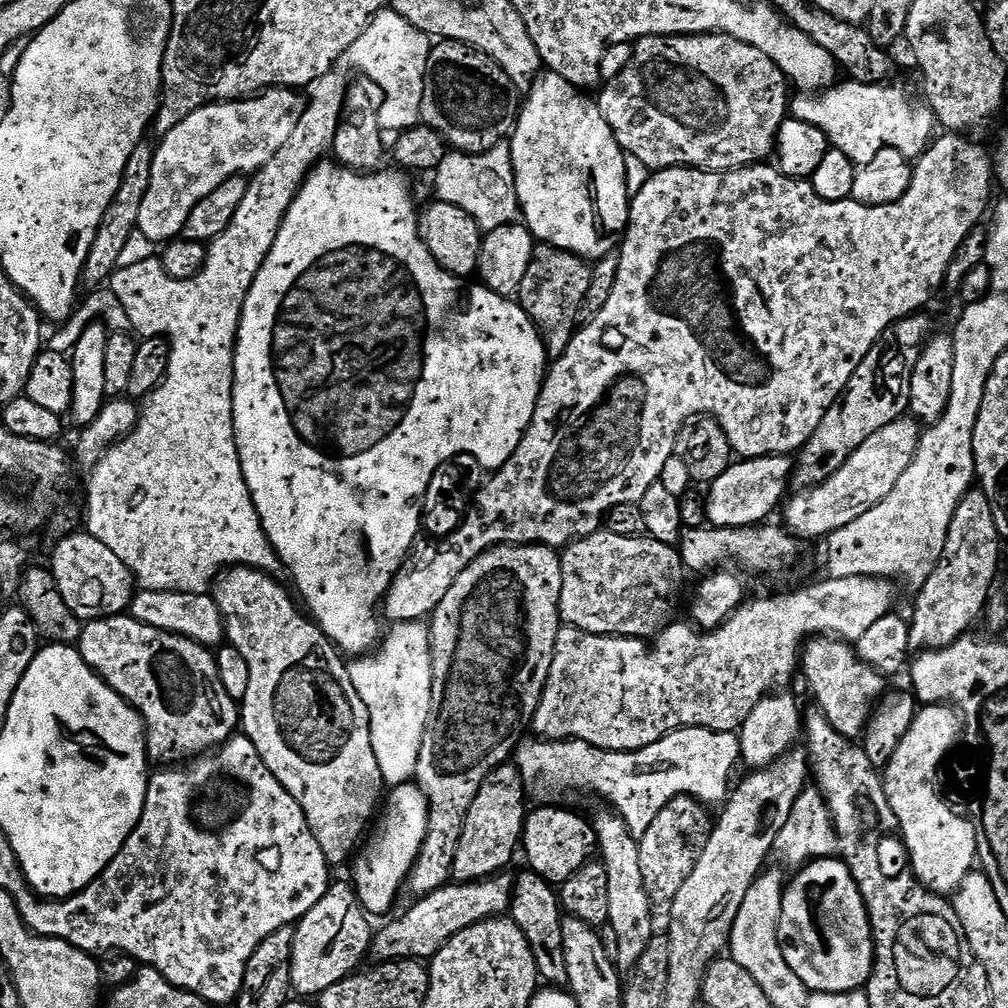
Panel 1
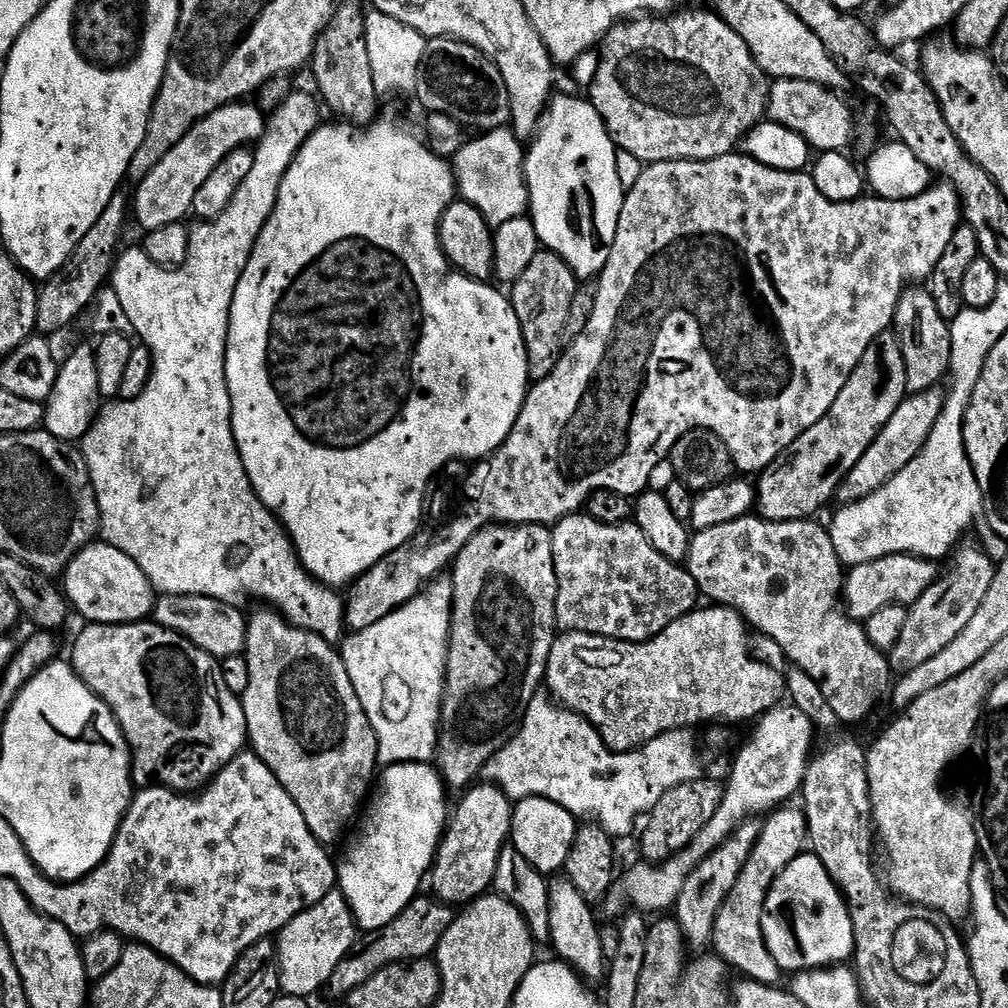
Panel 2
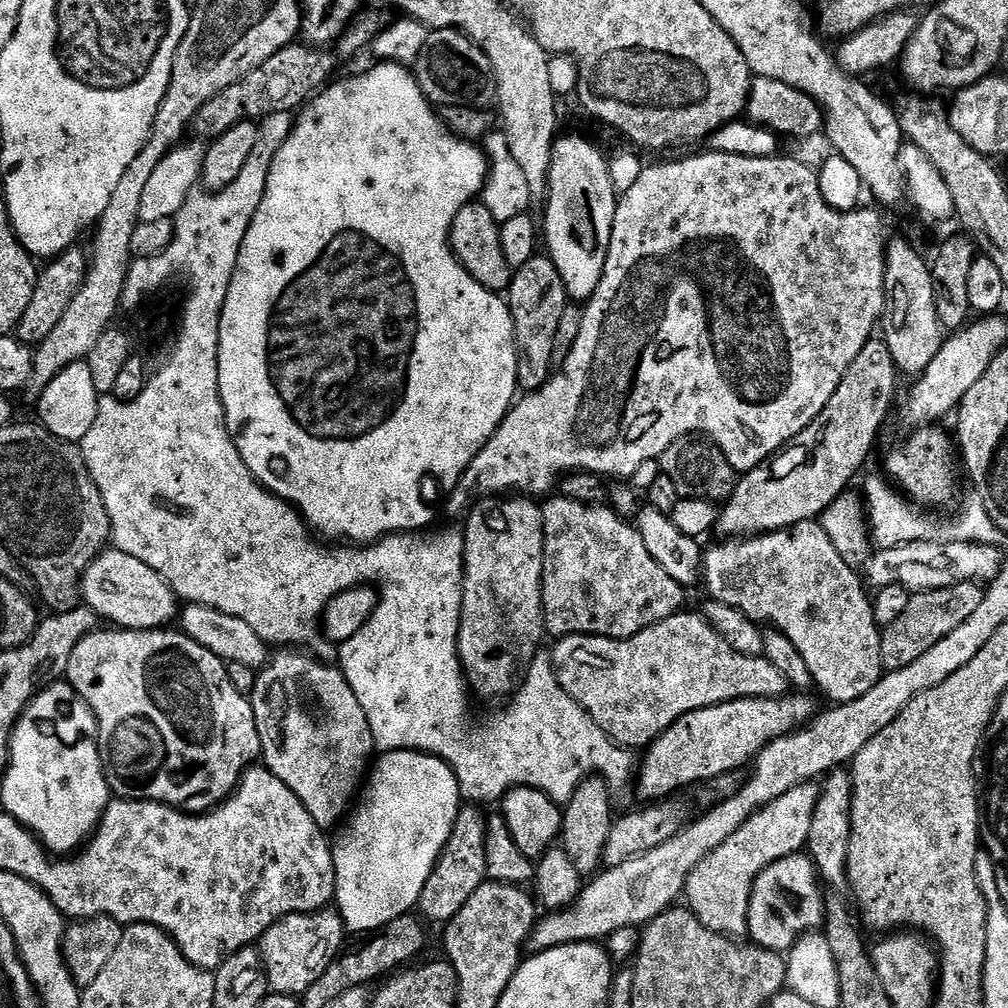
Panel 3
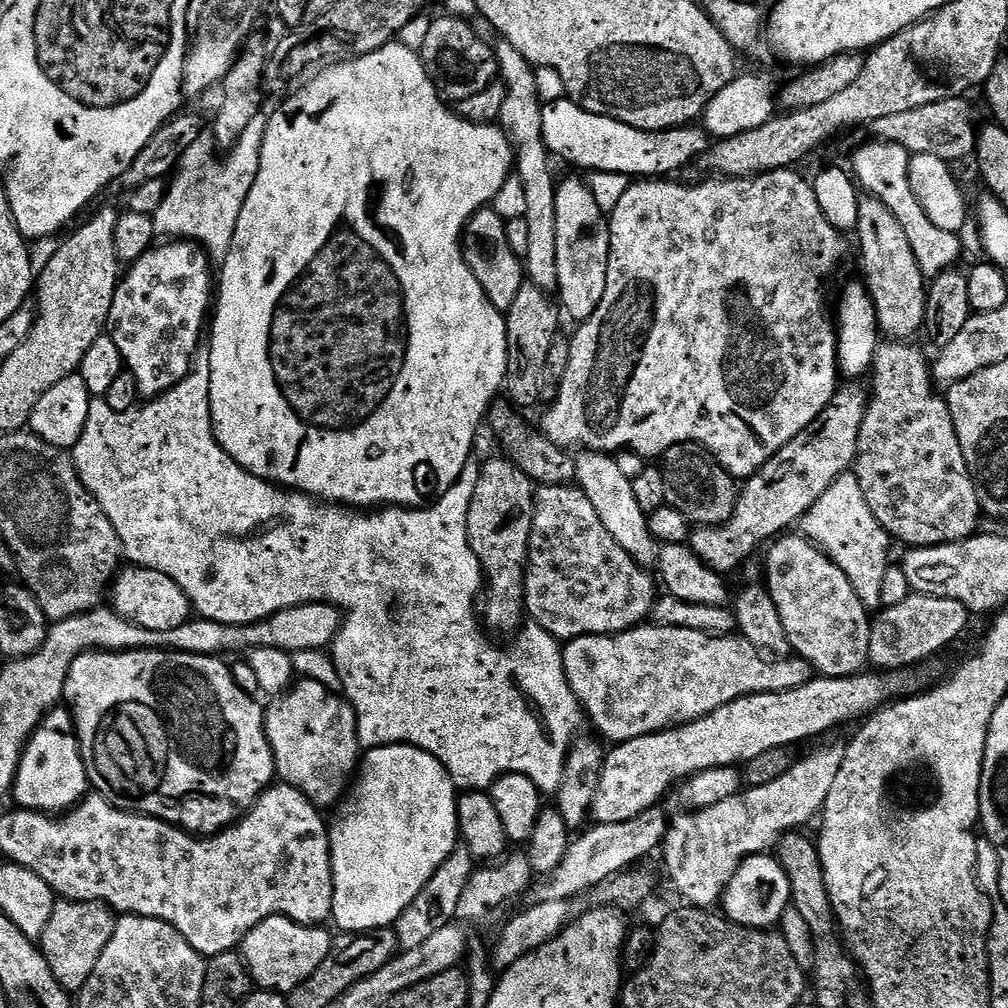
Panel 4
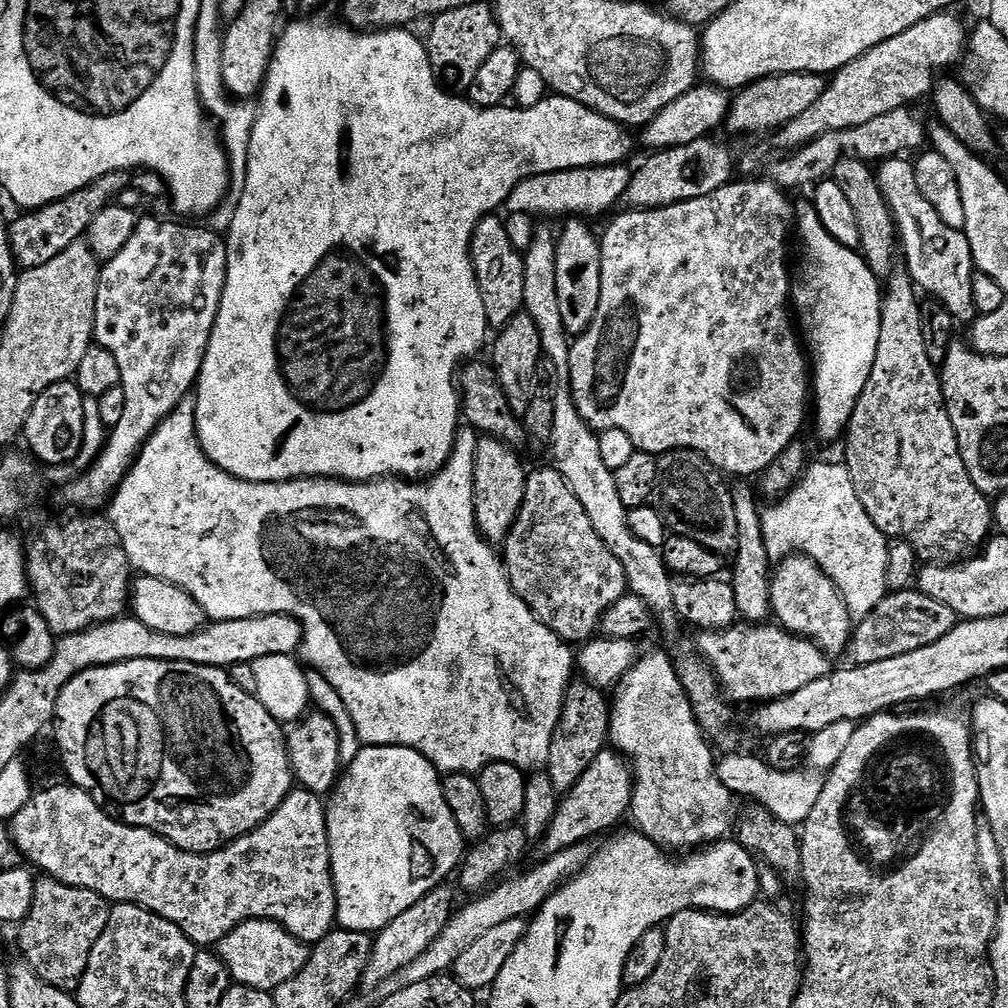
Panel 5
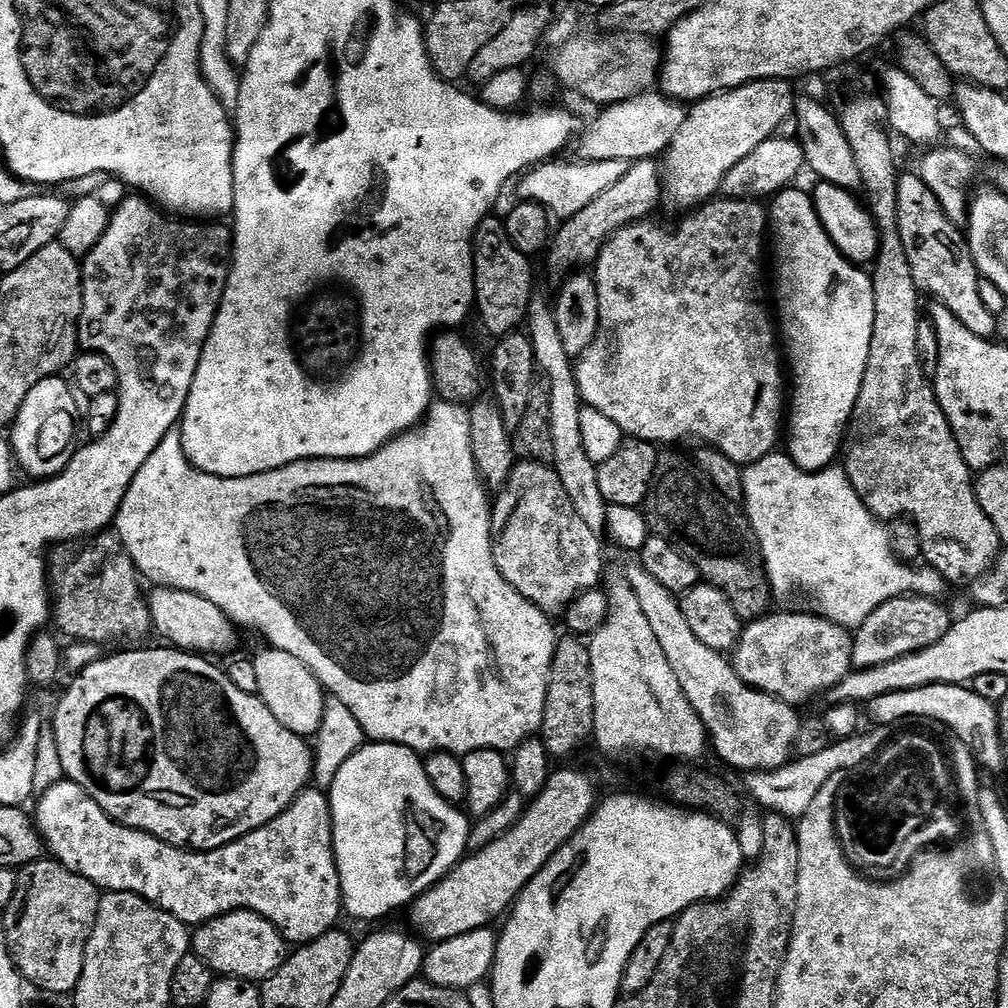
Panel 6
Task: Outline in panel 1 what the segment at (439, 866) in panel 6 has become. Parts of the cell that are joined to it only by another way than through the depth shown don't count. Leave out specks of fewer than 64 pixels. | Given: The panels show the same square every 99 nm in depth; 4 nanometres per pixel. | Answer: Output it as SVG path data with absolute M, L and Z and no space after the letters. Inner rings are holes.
M409 782L391 789L383 801L379 820L380 829L377 830L376 836L369 835L363 841L362 847L355 853L350 864L350 884L354 889L354 895L372 918L377 918L376 916L390 911L395 906L396 895L399 894L400 888L402 892L412 865L416 863L416 854L428 827L428 799L420 791L419 784Z

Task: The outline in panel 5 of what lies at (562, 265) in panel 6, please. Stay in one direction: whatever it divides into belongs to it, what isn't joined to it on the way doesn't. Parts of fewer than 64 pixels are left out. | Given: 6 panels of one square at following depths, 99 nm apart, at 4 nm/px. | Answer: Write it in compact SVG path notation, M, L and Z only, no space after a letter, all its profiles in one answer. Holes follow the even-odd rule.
M712 138L695 140L686 146L665 148L649 155L652 157L633 171L632 181L624 195L627 207L632 210L665 208L694 198L706 198L714 194L714 190L733 183L736 160L726 145L714 141Z

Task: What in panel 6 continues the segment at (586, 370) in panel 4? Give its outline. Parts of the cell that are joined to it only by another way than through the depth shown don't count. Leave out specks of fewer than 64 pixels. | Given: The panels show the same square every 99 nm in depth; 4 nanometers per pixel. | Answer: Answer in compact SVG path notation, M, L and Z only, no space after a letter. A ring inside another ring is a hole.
M713 198L685 216L688 217L677 226L676 232L653 222L637 222L608 237L594 265L600 321L594 342L575 361L576 384L580 388L581 401L587 407L606 414L606 418L617 424L625 437L647 440L657 446L672 444L675 440L702 440L698 442L720 451L736 464L750 466L773 455L772 447L779 436L781 439L782 421L786 416L786 368L778 343L778 324L770 311L770 292L764 289L764 235L767 237L770 232L770 212L759 199Z

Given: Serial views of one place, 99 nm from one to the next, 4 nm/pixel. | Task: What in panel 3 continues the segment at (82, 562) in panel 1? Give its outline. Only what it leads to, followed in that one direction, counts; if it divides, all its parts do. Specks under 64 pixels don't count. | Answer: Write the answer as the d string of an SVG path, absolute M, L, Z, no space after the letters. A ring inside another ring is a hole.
M115 550L101 552L100 557L84 571L82 600L87 607L93 608L101 621L109 620L112 623L109 625L130 632L148 632L152 628L164 628L171 625L168 623L171 620L173 623L178 616L178 607L176 608L178 597L172 587L154 570L150 570L150 566L146 566L146 562L138 562L138 558Z

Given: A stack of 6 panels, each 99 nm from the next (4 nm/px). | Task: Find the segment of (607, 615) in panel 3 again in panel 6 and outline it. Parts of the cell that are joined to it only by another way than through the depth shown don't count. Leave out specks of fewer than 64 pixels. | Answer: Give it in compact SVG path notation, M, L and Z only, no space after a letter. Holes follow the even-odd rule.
M520 460L515 465L510 474L510 478L504 483L504 487L499 489L497 498L490 508L492 518L492 557L498 566L498 570L502 574L502 578L506 578L506 582L510 582L510 586L514 586L514 590L518 590L518 594L522 594L522 598L526 598L534 606L541 608L549 618L556 618L556 615L567 613L568 605L581 596L584 592L593 591L597 587L596 584L600 579L603 581L604 576L604 548L600 545L601 537L594 530L590 530L590 526L586 526L586 522L582 522L582 518L578 518L578 510L574 510L574 502L570 502L570 494L566 494L566 486L562 486L560 475L556 472L555 467L547 464L539 464L533 460Z

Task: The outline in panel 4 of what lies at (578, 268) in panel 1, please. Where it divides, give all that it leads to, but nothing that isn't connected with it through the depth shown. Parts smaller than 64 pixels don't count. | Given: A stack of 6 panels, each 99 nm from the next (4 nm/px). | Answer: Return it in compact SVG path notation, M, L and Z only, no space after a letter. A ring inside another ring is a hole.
M525 283L514 298L514 306L506 314L506 342L508 343L508 365L504 388L509 401L517 409L532 408L541 403L540 385L544 376L544 363L550 346L558 334L561 313L553 297L538 286Z

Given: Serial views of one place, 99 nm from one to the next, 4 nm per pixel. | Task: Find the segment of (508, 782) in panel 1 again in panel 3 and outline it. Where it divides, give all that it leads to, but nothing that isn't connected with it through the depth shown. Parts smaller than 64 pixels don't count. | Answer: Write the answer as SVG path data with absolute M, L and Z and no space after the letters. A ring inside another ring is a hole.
M461 807L452 827L450 838L446 842L443 854L438 858L430 878L426 878L426 886L420 895L418 912L425 921L452 920L466 902L470 902L470 894L478 890L487 880L486 874L486 816L479 807Z

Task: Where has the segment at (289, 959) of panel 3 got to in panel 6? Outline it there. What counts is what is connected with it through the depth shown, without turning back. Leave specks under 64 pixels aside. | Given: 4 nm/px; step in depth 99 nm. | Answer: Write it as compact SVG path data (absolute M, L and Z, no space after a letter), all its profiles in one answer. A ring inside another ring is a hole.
M247 910L228 912L199 925L191 933L190 948L195 956L202 958L202 962L212 968L213 973L253 982L269 980L290 955L284 935L270 921Z

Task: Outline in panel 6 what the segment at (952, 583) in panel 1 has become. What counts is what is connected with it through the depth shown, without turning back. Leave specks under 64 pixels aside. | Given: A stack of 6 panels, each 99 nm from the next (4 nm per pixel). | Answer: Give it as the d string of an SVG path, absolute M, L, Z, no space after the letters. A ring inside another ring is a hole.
M900 596L897 600L886 602L862 622L860 628L855 629L852 642L852 666L853 669L873 668L882 666L886 662L894 662L906 654L914 654L926 646L934 646L940 639L951 630L954 623L953 617L948 617L946 609L940 605L939 599L930 596Z

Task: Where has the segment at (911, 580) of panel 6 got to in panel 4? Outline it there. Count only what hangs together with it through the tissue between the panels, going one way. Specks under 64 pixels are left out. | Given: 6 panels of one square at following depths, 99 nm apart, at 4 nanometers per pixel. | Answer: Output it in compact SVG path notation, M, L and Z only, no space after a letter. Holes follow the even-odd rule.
M854 474L838 477L822 494L822 498L818 498L818 502L814 502L814 506L810 506L808 513L800 520L798 528L807 539L811 540L816 547L821 548L840 567L842 574L846 574L846 578L850 578L850 586L854 586L854 590L865 608L876 610L881 607L882 574L886 574L886 570L890 567L890 560L888 560L890 537L888 531L878 522L878 518L874 518L874 514L866 502L866 494L862 494L862 486Z

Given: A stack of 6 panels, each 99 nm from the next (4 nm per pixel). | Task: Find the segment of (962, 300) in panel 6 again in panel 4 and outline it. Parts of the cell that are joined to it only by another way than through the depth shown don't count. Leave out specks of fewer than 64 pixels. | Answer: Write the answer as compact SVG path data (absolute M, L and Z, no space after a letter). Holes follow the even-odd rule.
M873 139L871 143L862 145L852 156L850 172L855 183L867 195L878 198L882 206L886 206L890 214L898 218L902 230L906 230L906 238L914 250L914 258L918 258L918 266L925 277L931 278L947 272L949 268L957 267L961 263L959 261L961 237L955 232L934 226L934 222L926 218L926 210L918 206L918 198L914 198L914 190L910 190L908 177L910 153L889 140Z

